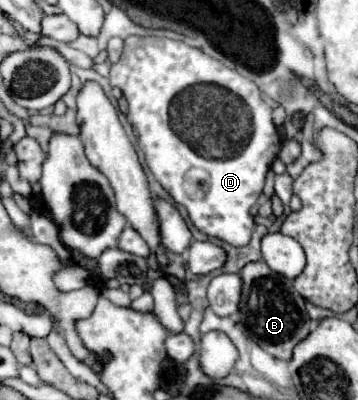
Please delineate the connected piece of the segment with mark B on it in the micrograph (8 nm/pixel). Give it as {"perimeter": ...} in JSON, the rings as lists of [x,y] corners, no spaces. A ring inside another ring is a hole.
{"perimeter":[[[264,261],[248,263],[242,271],[242,297],[240,297],[240,315],[242,325],[248,331],[248,337],[258,343],[266,353],[272,353],[276,359],[290,361],[292,349],[304,341],[312,331],[312,319],[306,313],[306,301],[296,293],[290,279],[274,273]]]}

